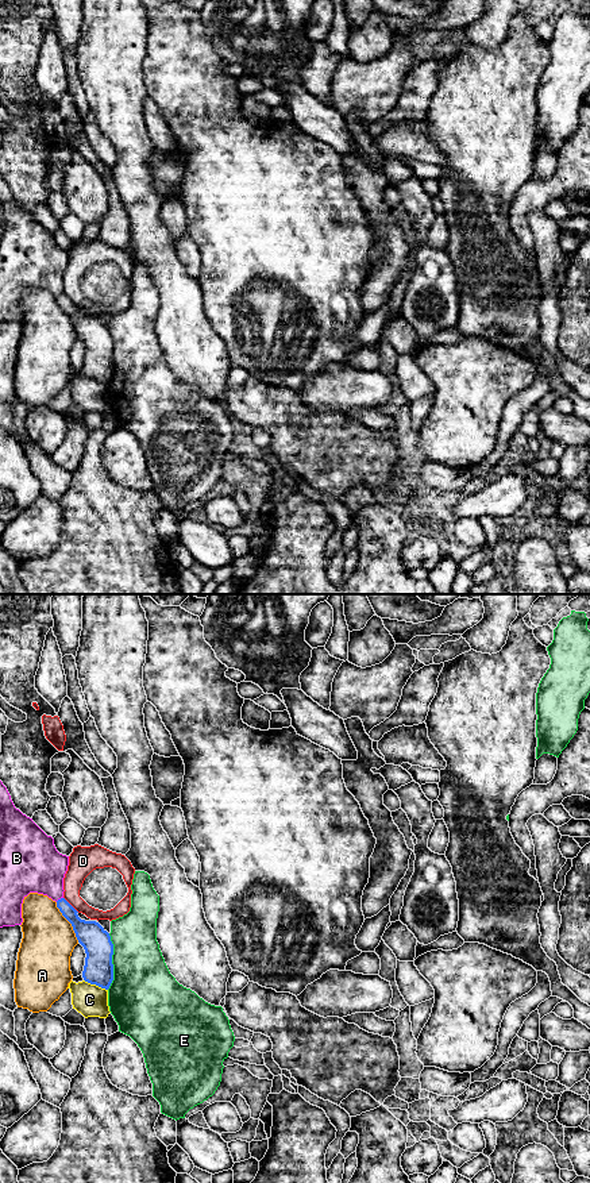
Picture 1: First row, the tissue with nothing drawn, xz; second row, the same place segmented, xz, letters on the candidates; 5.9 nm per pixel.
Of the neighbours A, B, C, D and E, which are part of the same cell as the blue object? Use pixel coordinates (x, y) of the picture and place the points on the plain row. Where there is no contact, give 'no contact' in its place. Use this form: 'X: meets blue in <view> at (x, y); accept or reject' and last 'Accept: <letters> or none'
A: meets blue in xz at (69, 316); reject
B: meets blue in xz at (58, 295); reject
C: meets blue in xz at (96, 380); reject
D: meets blue in xz at (70, 300); reject
E: meets blue in xz at (111, 357); reject
Accept: none

